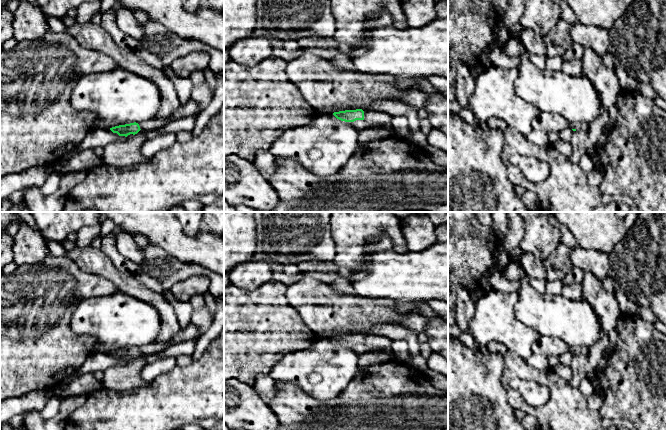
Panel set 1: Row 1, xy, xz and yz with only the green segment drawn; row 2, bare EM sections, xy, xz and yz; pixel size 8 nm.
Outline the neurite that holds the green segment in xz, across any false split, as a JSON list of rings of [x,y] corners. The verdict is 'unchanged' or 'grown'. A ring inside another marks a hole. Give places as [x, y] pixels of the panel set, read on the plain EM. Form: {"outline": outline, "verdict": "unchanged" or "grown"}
{"outline": [[[362,333],[345,334],[334,336],[333,339],[345,346],[354,346],[356,344],[365,344],[372,348],[386,348],[390,349],[392,345],[392,339],[379,336],[379,335],[363,335]]], "verdict": "grown"}

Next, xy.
{"outline": [[[192,323],[185,329],[181,329],[172,339],[172,342],[169,344],[160,344],[152,342],[146,345],[141,346],[140,348],[134,346],[125,349],[119,349],[110,352],[113,357],[117,357],[119,360],[127,361],[130,358],[137,358],[140,354],[149,355],[157,354],[164,351],[168,346],[172,344],[181,344],[190,339],[194,339],[200,336],[199,329]]], "verdict": "grown"}

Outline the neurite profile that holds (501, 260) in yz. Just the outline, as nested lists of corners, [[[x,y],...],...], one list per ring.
[[[498,241],[494,249],[494,267],[501,271],[509,264],[509,262],[510,259],[507,252],[505,251],[501,241]]]

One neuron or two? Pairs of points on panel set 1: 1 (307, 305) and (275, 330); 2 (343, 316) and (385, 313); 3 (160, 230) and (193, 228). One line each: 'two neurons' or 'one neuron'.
1: two neurons
2: one neuron
3: two neurons

